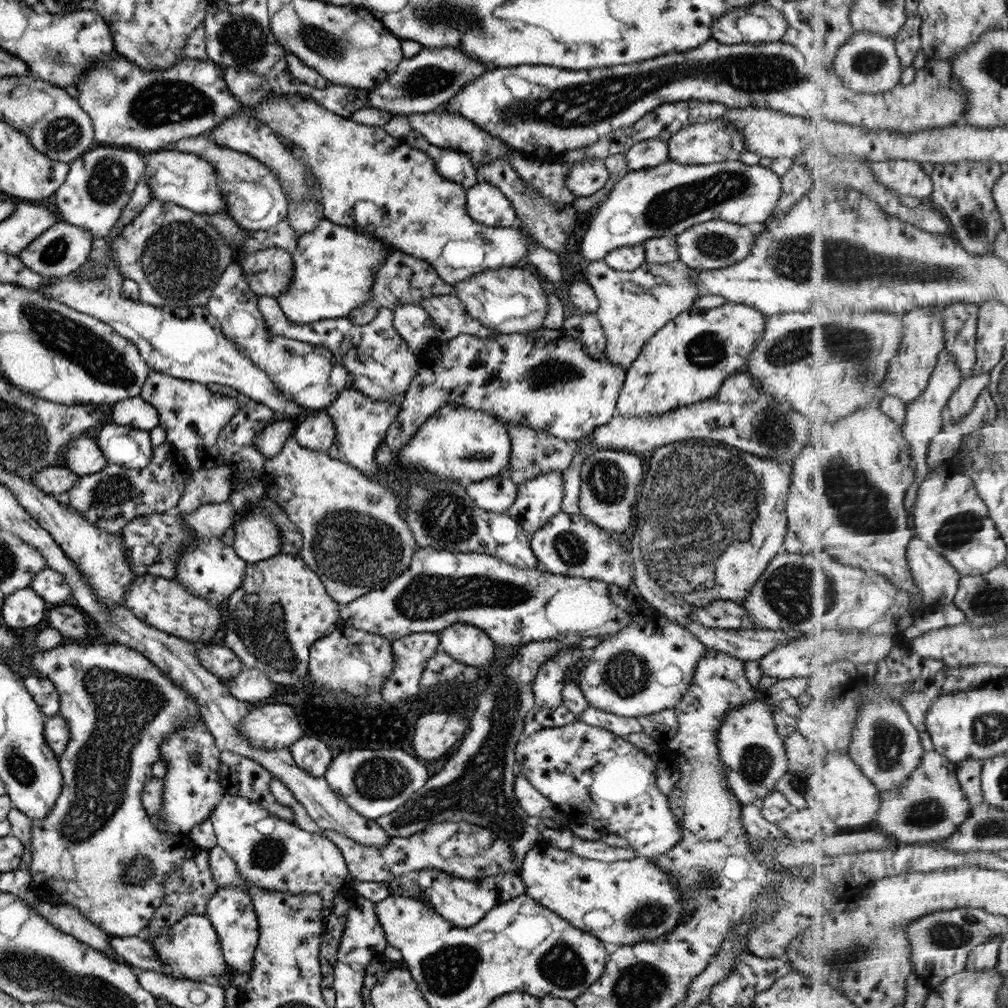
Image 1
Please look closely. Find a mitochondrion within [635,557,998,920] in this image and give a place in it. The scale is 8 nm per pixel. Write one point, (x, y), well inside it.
(794, 591)

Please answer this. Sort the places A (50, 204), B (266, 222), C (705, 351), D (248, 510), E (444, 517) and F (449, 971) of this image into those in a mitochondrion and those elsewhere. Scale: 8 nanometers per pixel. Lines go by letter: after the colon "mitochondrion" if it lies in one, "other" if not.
A: other
B: other
C: mitochondrion
D: other
E: mitochondrion
F: mitochondrion

